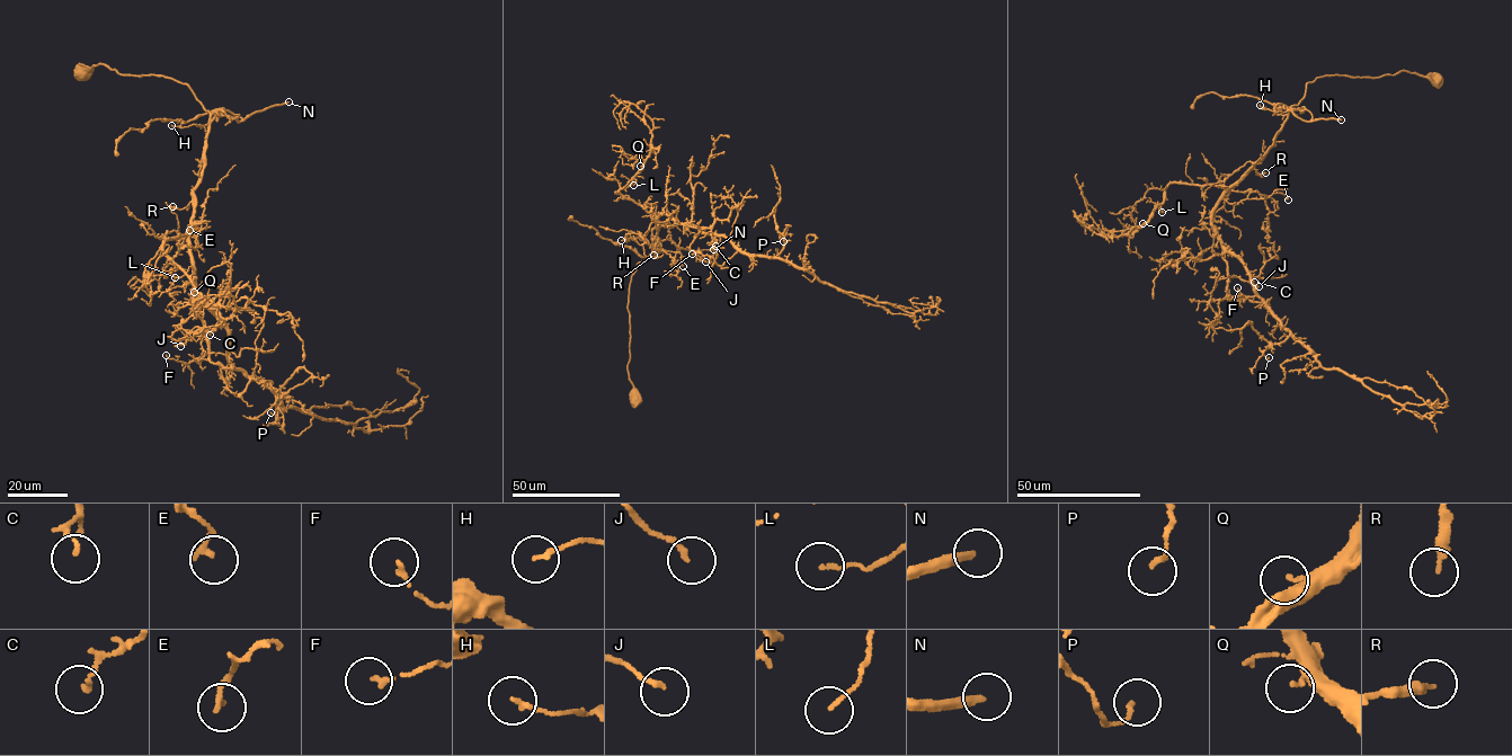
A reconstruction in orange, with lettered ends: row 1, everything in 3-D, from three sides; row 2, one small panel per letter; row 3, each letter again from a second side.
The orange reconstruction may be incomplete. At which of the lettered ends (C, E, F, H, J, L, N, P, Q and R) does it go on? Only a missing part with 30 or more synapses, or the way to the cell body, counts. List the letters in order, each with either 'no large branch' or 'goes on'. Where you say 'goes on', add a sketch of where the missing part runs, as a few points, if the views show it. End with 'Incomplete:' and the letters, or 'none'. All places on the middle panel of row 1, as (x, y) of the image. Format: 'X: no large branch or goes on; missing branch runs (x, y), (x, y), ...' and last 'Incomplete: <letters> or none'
C: no large branch
E: no large branch
F: no large branch
H: no large branch
J: no large branch
L: no large branch
N: goes on
P: no large branch
Q: no large branch
R: no large branch
Incomplete: N

